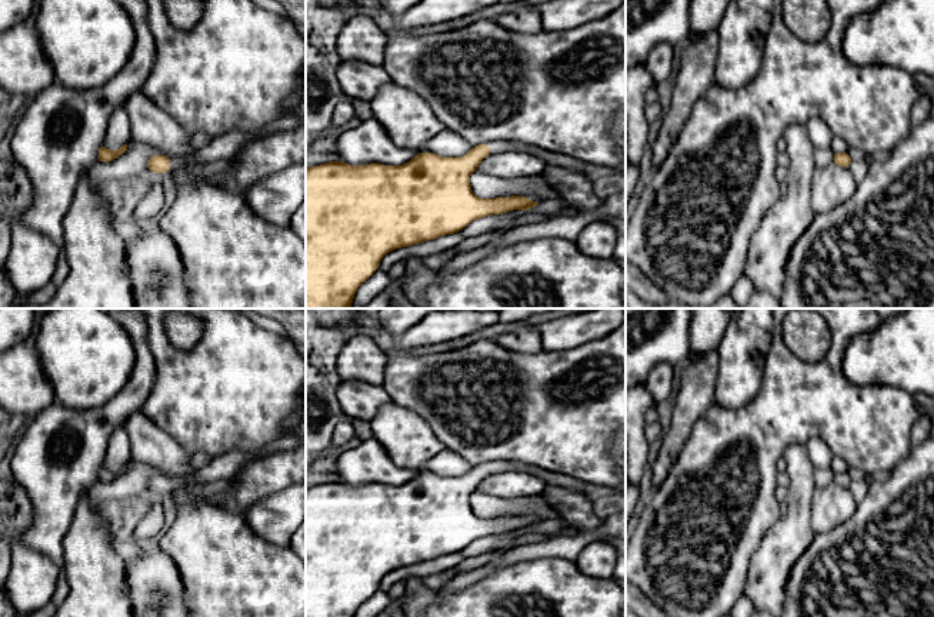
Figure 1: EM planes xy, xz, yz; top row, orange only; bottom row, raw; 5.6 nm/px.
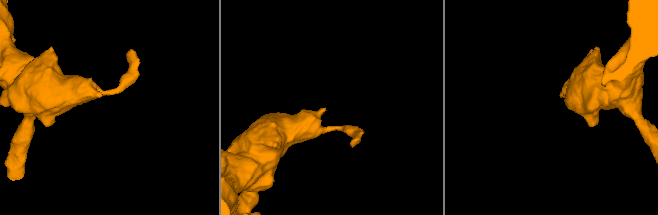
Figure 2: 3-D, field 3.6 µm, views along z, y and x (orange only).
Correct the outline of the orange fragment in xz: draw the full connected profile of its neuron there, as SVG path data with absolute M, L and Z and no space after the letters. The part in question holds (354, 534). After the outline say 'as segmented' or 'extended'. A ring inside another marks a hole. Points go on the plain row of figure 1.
M496 460L473 467L461 477L418 473L401 486L370 483L350 486L330 481L306 490L306 617L354 617L357 608L378 588L381 578L401 567L454 554L486 536L513 530L530 530L538 521L523 516L480 518L470 504L470 496L488 474L518 471L544 480L546 471L520 461Z | extended

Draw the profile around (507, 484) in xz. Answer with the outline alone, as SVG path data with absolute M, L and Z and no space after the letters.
M501 471L488 474L481 480L477 490L493 497L523 497L540 496L544 493L547 484L544 480L523 474L518 471Z

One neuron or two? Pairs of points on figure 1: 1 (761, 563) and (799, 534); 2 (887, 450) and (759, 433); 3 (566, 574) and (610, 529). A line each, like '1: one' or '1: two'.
1: one
2: one
3: two

